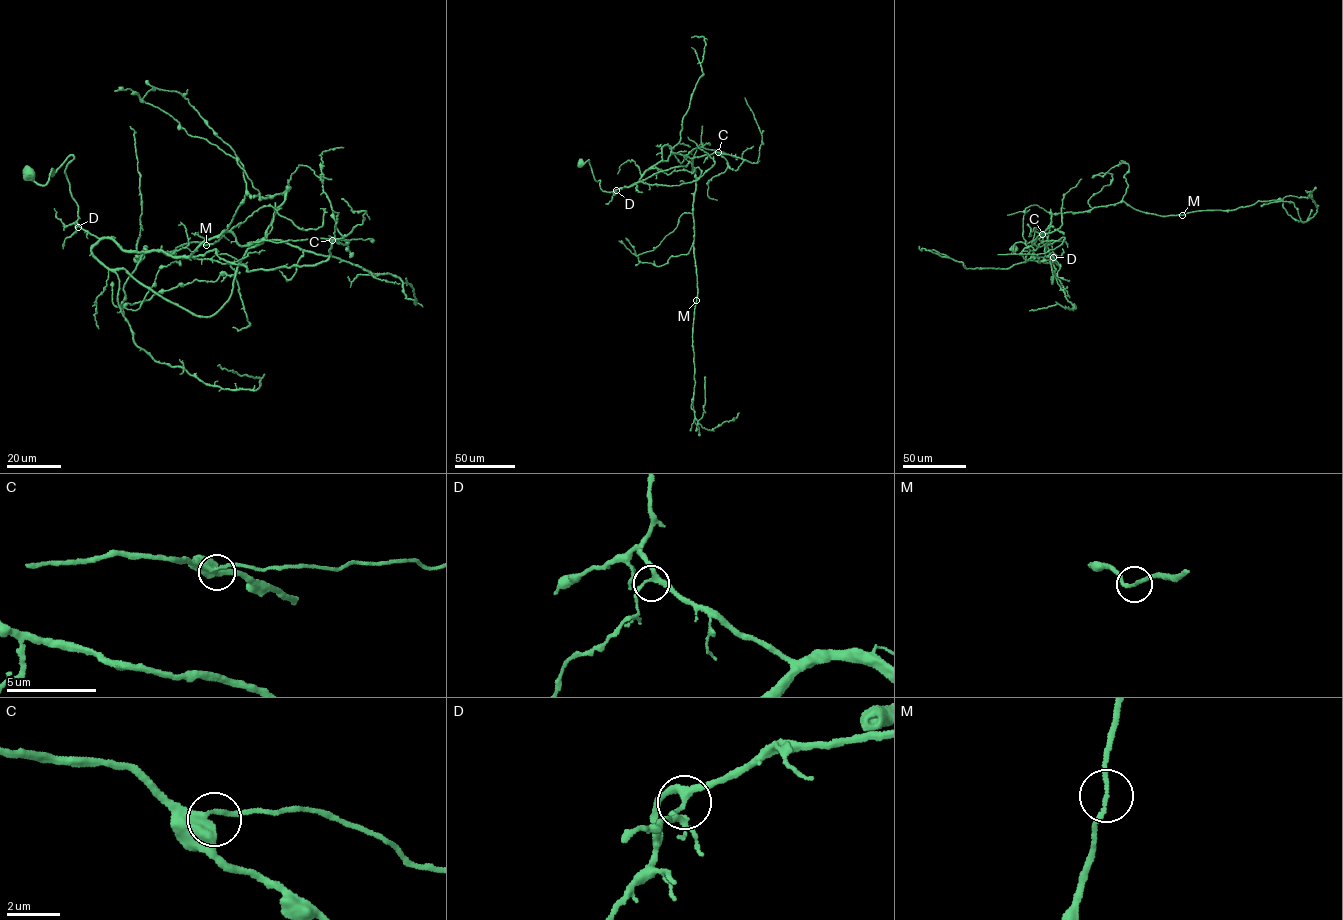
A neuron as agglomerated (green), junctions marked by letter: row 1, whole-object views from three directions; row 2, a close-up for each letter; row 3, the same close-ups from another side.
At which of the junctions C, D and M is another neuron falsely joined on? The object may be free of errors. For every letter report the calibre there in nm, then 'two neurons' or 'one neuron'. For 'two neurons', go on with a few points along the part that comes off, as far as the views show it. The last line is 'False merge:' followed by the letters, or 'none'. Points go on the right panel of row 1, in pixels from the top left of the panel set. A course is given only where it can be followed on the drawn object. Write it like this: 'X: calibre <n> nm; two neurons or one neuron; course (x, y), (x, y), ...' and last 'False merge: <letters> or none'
C: calibre 480 nm; one neuron
D: calibre 240 nm; one neuron
M: calibre 150 nm; one neuron
False merge: none

